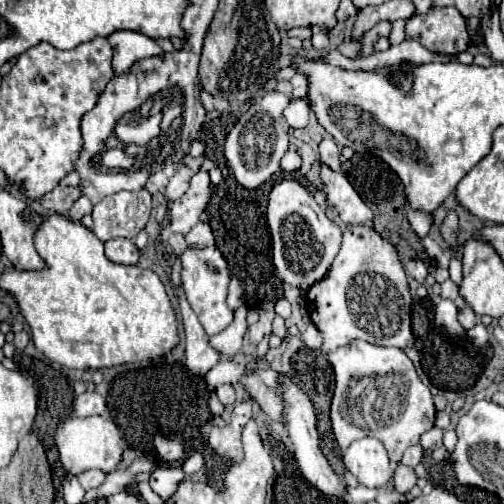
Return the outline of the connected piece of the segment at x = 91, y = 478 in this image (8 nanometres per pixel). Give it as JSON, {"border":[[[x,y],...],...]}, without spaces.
{"border":[[[93,469],[93,471],[79,473],[79,475],[77,475],[77,479],[79,479],[81,487],[83,487],[85,491],[89,491],[89,489],[95,489],[95,487],[99,487],[99,485],[105,481],[105,473],[103,473],[103,471],[97,471],[97,469]]]}

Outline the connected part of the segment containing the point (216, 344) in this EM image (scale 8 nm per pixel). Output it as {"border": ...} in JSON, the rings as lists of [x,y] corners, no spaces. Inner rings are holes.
{"border":[[[239,307],[235,309],[235,319],[233,323],[221,331],[219,335],[213,335],[209,337],[209,345],[213,349],[217,349],[219,353],[223,353],[225,357],[235,357],[239,351],[241,351],[241,343],[243,343],[243,335],[247,331],[247,323],[245,323],[245,317],[247,317],[247,307]]]}

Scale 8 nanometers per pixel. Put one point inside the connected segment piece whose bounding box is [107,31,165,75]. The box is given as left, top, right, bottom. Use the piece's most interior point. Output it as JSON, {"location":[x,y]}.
{"location":[128,48]}

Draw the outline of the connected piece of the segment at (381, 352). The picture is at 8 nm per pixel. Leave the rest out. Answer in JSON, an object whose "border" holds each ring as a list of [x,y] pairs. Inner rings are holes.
{"border":[[[357,339],[329,353],[327,361],[333,365],[333,373],[335,373],[335,391],[333,391],[333,401],[331,401],[331,425],[333,425],[333,433],[341,451],[345,451],[355,439],[377,437],[385,445],[391,463],[397,465],[403,451],[409,449],[411,445],[417,445],[421,435],[435,425],[433,395],[430,389],[421,383],[411,359],[401,349],[379,347],[379,345],[371,345],[367,341]]]}

